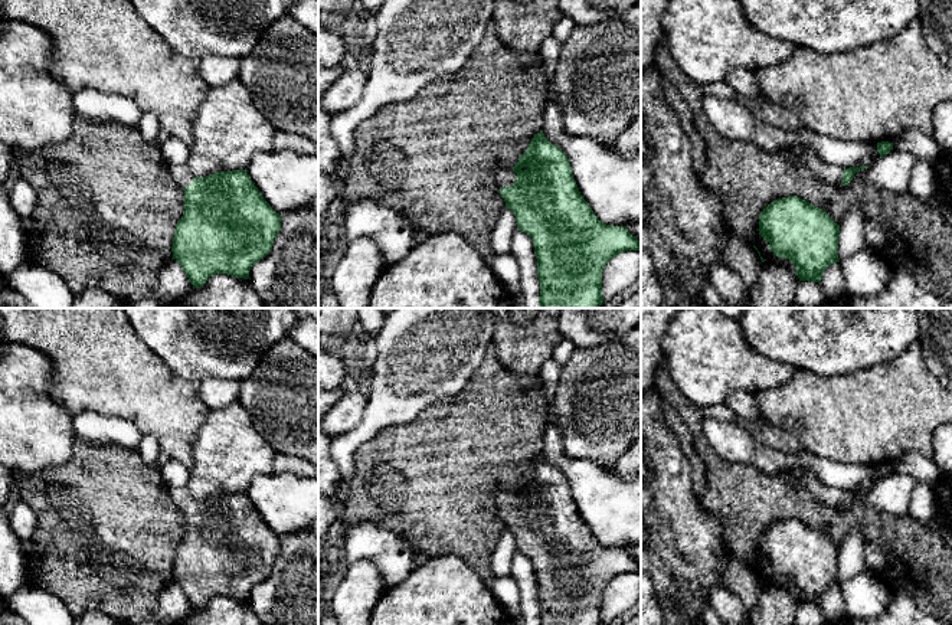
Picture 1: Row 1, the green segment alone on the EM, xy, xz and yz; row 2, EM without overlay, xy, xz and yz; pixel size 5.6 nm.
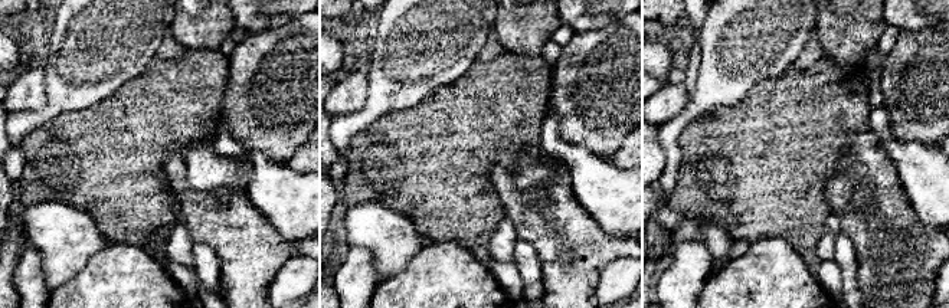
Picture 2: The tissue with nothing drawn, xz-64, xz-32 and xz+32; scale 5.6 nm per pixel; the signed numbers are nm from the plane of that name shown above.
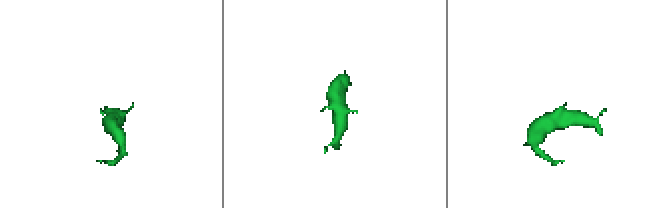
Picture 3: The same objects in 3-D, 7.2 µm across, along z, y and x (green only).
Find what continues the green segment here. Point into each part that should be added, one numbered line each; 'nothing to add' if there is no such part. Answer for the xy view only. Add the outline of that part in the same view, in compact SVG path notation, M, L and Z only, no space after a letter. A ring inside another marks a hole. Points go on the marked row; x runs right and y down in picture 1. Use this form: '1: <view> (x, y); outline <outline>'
1: xy (180, 173); outline M186 164L170 166L170 176L181 189L193 183L193 174L189 171Z

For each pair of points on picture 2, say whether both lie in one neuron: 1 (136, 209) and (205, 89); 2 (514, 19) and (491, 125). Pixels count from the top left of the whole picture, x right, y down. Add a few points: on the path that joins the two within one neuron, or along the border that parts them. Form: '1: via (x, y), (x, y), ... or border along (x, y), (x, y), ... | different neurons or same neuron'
1: via (136, 179), (136, 159), (174, 120) | same neuron
2: border along (506, 51), (540, 55) | different neurons

